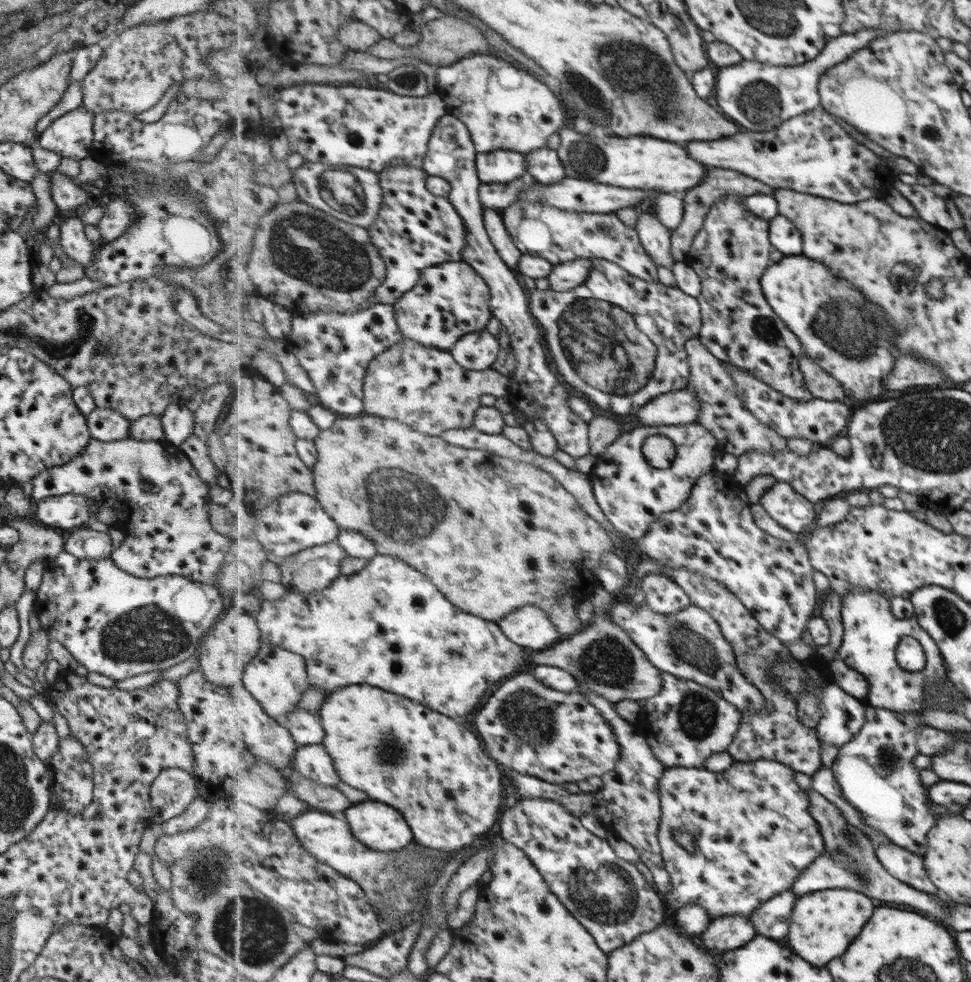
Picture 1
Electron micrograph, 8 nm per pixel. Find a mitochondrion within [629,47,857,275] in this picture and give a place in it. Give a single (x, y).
(760, 101)

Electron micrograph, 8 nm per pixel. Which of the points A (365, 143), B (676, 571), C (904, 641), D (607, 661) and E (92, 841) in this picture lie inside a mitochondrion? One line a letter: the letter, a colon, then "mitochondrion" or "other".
A: other
B: other
C: mitochondrion
D: mitochondrion
E: other

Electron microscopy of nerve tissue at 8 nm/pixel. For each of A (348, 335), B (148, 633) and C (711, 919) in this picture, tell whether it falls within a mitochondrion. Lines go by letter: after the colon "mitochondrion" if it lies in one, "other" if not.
A: other
B: mitochondrion
C: other

